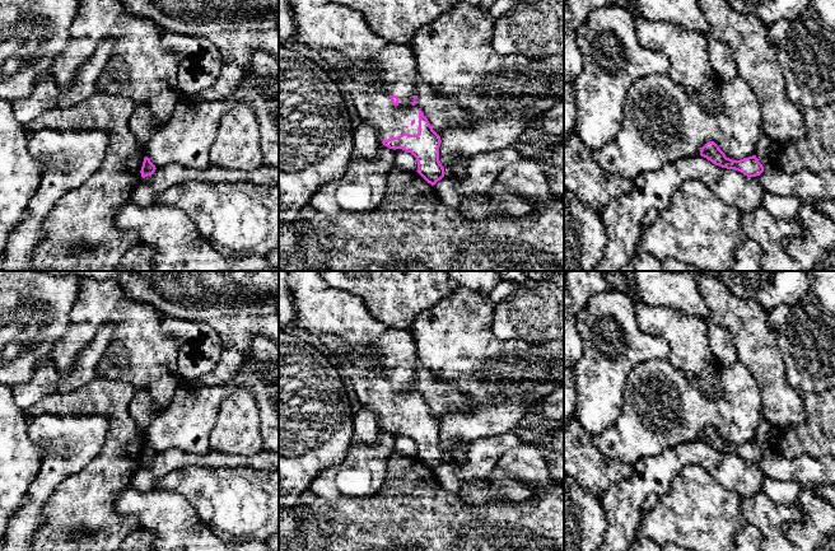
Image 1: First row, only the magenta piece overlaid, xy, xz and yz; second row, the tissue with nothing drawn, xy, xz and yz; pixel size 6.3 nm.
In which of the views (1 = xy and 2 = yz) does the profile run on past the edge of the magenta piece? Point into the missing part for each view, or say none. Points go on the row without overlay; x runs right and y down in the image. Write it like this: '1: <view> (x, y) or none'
1: none
2: none

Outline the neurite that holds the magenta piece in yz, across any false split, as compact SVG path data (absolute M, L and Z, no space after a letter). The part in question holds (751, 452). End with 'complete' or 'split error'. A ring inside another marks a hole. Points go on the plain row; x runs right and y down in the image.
M714 426L706 428L700 440L710 445L713 449L727 454L734 454L743 458L747 462L756 462L764 457L762 449L759 447L756 440L743 443L741 445L732 445L719 434Z | complete

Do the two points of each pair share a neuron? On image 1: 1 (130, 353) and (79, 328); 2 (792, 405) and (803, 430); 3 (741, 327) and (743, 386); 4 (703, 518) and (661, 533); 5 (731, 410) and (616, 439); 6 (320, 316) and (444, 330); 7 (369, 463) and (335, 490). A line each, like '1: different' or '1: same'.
1: same
2: different
3: different
4: same
5: same
6: different
7: same

